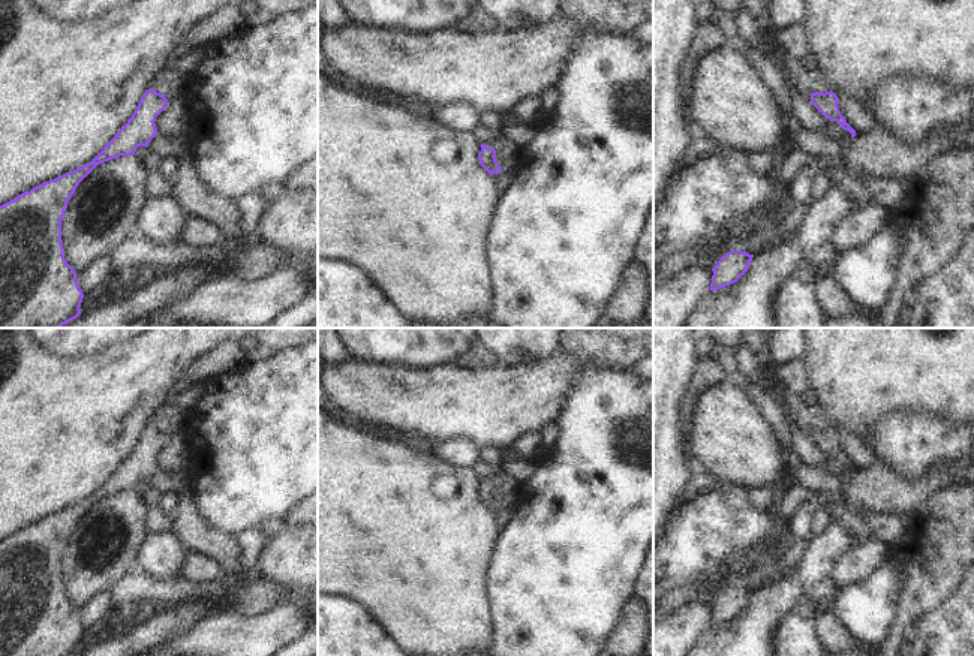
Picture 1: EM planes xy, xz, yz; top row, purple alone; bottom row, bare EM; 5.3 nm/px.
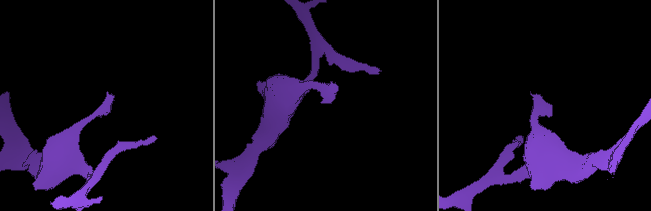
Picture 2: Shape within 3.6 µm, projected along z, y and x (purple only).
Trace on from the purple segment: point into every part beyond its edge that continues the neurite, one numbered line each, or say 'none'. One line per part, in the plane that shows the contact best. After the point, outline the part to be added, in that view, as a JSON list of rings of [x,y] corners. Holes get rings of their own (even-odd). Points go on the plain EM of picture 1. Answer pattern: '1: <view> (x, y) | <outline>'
1: xz (508, 489) | [[[499,461],[497,472],[486,479],[496,485],[496,497],[502,503],[500,509],[512,508],[523,490],[523,485],[505,472],[503,464],[503,461]]]

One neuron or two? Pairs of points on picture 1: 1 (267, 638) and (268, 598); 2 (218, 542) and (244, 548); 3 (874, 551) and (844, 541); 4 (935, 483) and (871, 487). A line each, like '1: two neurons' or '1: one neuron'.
1: two neurons
2: two neurons
3: two neurons
4: one neuron

